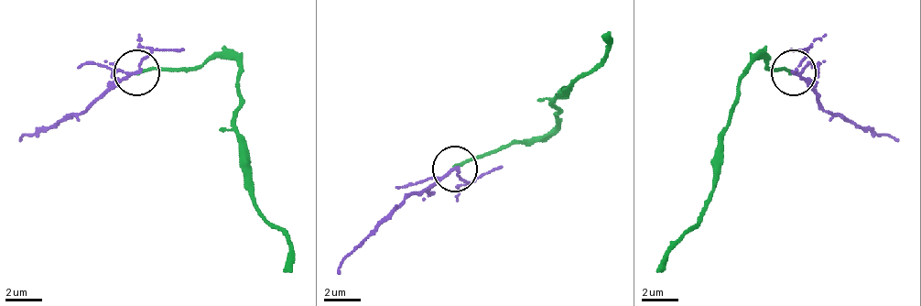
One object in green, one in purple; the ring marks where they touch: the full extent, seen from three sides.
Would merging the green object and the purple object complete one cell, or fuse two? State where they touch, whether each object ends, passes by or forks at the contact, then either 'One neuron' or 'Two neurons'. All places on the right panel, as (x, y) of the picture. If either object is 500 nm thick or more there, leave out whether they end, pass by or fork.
Place: (793, 72). At the ring green ends. At the ring purple forks. One neuron

